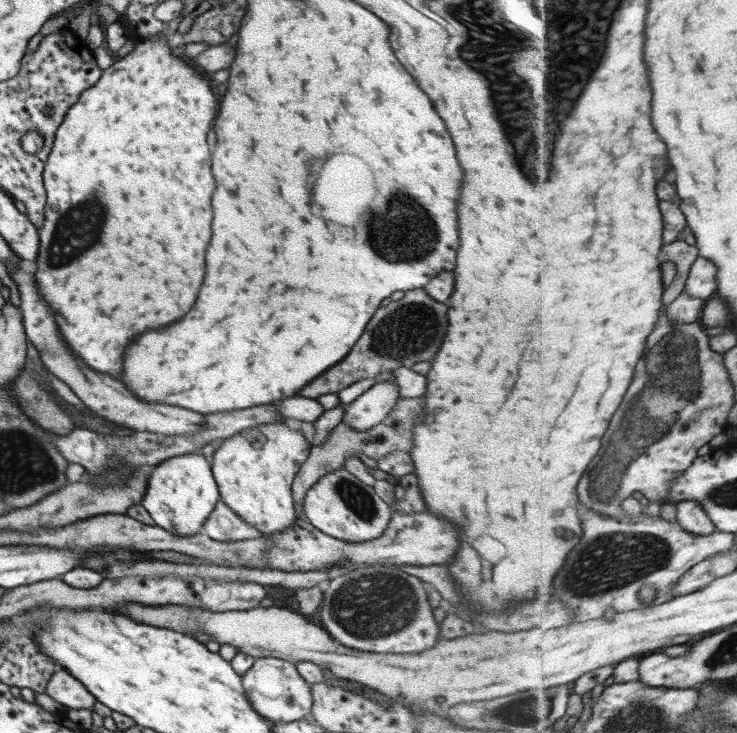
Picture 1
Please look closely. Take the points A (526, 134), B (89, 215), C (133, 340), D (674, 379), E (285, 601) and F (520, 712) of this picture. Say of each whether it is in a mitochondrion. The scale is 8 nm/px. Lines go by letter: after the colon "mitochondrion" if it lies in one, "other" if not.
A: mitochondrion
B: mitochondrion
C: other
D: mitochondrion
E: other
F: mitochondrion

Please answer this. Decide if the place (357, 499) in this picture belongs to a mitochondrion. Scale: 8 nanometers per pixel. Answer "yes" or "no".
yes

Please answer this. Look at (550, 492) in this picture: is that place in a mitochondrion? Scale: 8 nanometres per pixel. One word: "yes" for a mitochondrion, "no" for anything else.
no

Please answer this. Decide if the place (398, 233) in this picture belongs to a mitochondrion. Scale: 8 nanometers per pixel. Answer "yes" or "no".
yes

